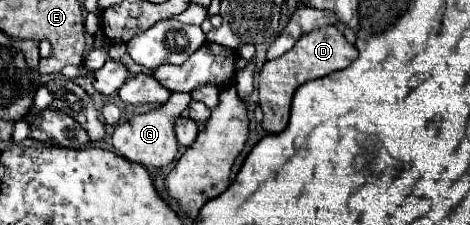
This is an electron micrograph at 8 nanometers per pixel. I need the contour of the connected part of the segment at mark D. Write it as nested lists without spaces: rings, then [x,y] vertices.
[[[324,26],[324,28],[308,32],[284,56],[280,56],[276,60],[268,60],[262,66],[260,86],[258,86],[260,108],[264,112],[262,128],[272,134],[282,132],[288,124],[288,118],[290,118],[290,104],[292,104],[292,96],[294,96],[296,88],[308,80],[316,80],[316,78],[322,78],[330,72],[350,66],[356,60],[356,56],[358,56],[358,50],[344,38],[344,34],[336,26]]]

